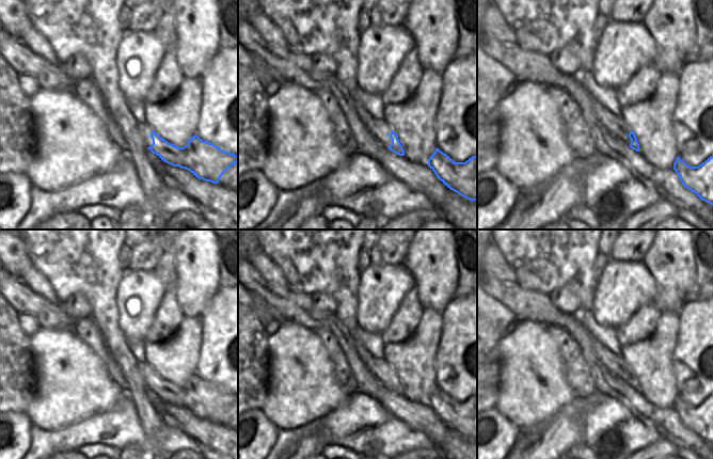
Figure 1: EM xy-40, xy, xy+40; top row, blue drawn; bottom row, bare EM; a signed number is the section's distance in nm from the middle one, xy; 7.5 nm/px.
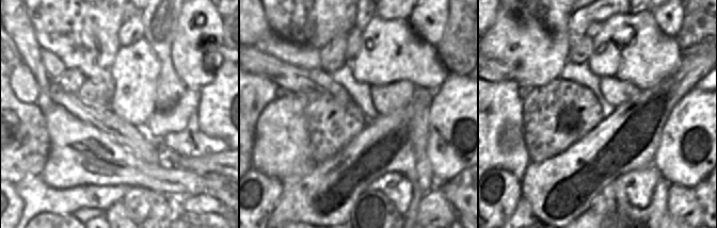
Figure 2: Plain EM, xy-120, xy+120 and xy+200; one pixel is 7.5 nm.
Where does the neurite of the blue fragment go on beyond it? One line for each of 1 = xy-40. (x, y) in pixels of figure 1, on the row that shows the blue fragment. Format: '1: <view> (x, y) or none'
1: none

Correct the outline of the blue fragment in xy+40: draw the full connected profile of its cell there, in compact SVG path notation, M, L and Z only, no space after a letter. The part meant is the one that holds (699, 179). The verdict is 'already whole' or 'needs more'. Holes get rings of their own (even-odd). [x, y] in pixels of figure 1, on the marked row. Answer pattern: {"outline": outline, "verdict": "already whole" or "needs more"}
{"outline": "M678 156L674 170L685 188L713 205L713 156L698 167L690 167Z", "verdict": "already whole"}

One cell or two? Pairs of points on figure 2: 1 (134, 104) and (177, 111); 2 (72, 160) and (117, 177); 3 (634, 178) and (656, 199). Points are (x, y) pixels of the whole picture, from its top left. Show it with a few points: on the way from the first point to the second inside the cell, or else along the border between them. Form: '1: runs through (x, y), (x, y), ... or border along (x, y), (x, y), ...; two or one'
1: border along (156, 111), (149, 116), (142, 129); two
2: runs through (83, 169), (93, 175), (106, 176); one
3: border along (662, 177), (650, 202), (644, 208), (635, 208); two

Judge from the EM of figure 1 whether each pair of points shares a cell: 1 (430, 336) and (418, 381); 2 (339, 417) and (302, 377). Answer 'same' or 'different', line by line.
1: same
2: different

